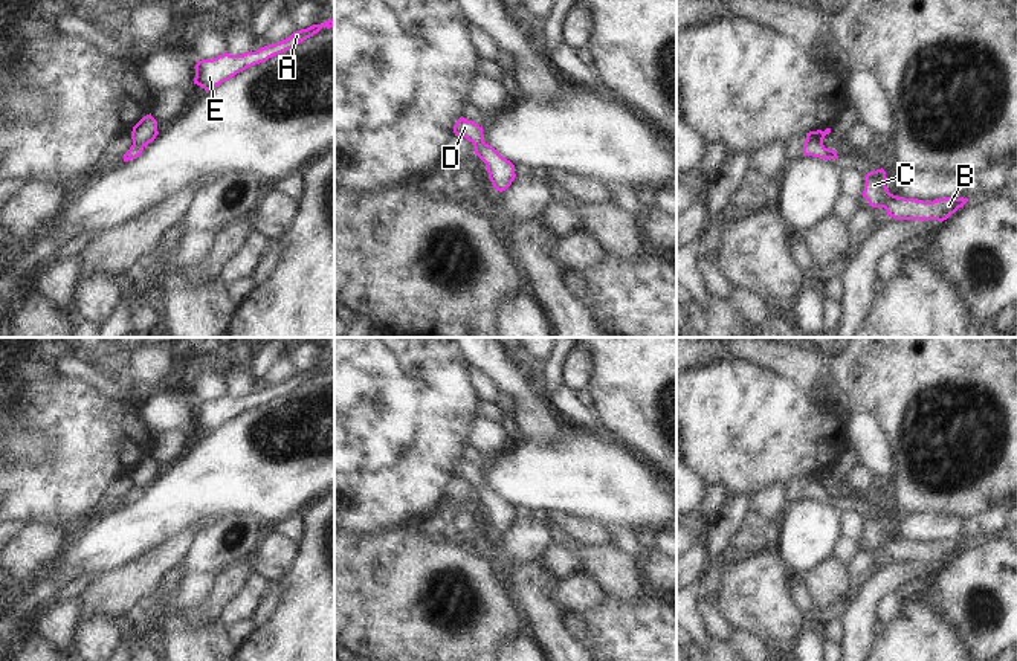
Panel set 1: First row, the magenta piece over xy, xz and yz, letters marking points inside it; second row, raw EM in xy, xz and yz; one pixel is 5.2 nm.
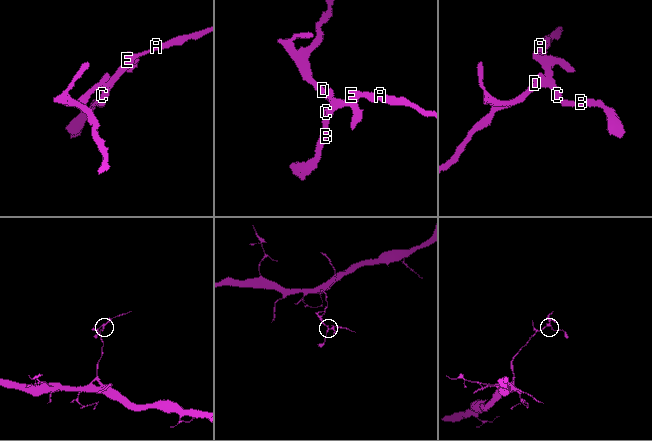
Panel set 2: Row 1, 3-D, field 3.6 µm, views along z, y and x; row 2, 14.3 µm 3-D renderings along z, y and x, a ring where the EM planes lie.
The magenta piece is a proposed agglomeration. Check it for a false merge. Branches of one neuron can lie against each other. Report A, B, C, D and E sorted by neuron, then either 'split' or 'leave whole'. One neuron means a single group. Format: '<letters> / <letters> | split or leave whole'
A B C D E | leave whole

